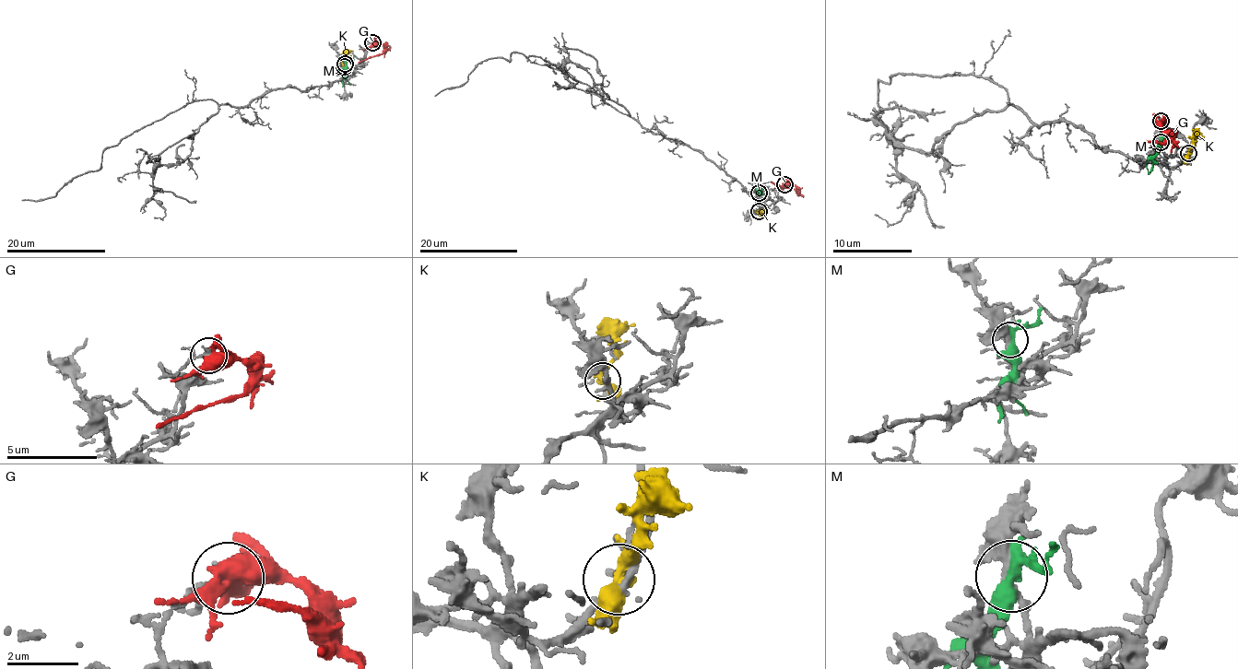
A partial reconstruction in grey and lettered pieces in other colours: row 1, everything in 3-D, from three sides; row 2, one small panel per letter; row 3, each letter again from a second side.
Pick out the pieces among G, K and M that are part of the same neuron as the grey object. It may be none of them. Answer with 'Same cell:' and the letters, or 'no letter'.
Same cell: no letter

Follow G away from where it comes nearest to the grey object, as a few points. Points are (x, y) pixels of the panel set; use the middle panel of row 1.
G: (784, 184), (794, 185), (796, 191), (771, 181)

